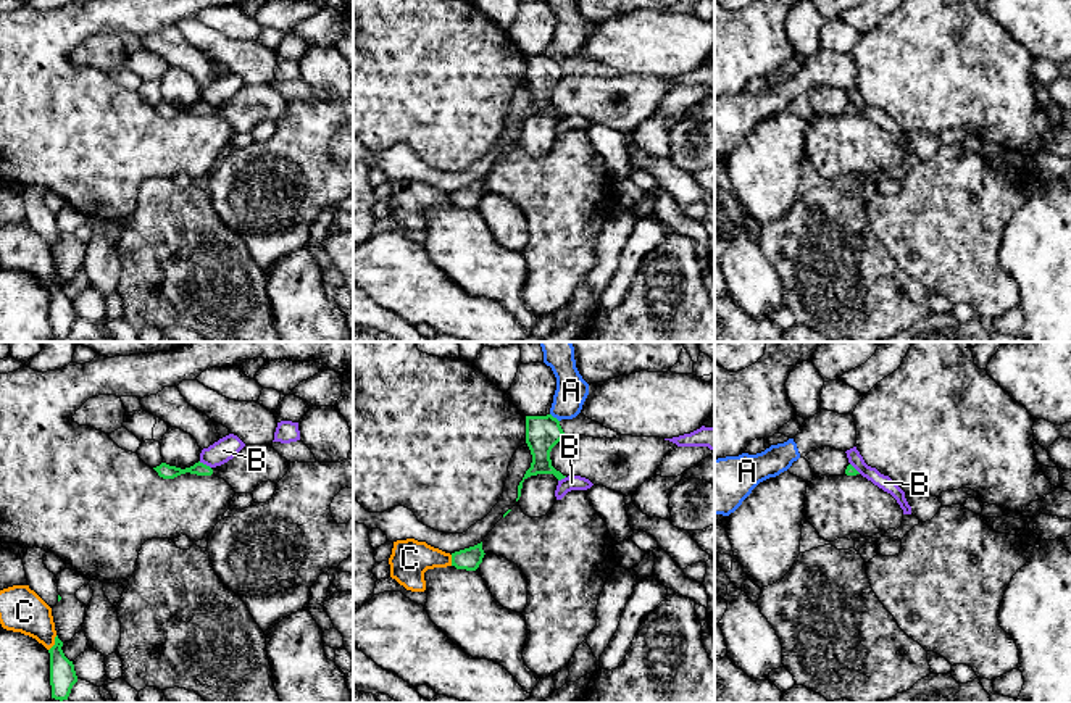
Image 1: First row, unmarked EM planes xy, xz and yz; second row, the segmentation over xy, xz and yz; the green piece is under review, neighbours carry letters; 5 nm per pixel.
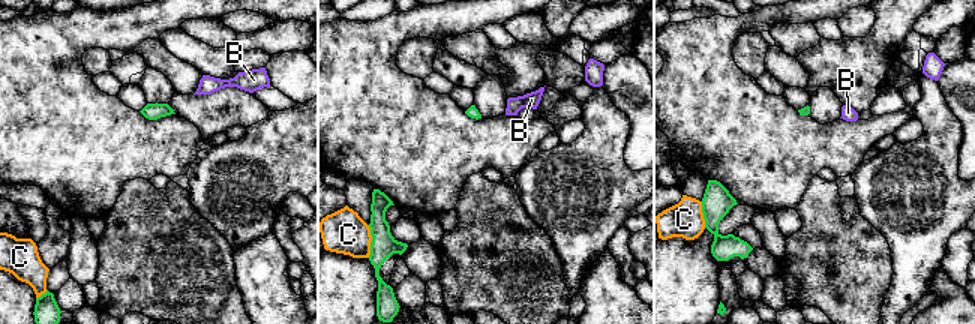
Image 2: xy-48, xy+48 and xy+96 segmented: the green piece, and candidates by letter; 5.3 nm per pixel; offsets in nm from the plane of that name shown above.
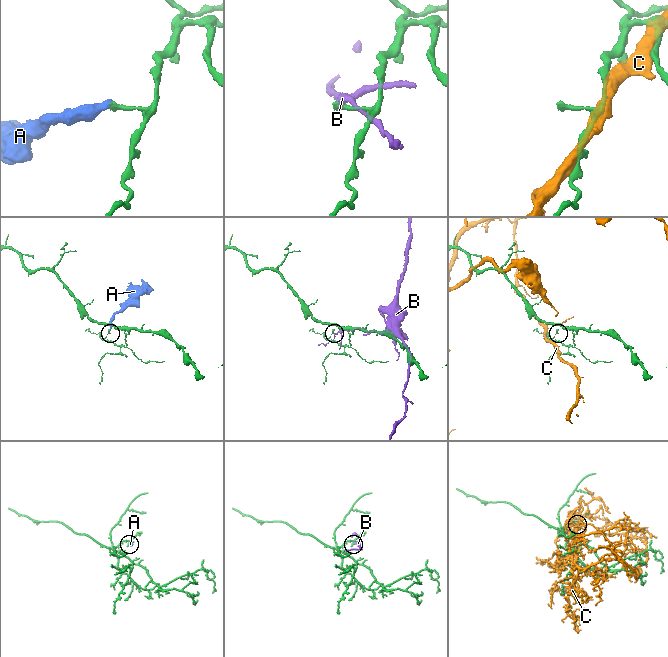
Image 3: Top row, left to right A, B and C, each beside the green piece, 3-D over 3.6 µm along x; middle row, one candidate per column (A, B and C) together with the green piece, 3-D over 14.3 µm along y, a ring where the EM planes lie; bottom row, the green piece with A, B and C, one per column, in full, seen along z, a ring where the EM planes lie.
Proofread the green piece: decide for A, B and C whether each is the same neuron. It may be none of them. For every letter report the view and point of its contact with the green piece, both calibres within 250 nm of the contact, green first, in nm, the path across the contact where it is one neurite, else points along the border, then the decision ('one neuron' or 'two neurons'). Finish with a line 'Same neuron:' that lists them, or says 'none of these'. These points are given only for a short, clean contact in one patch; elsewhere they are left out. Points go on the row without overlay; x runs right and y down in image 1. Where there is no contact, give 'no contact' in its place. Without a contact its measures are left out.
A: contact xz (555, 57); calibres 180 and 160 nm; border xz (550, 52), (558, 60); two neurons
B: contact xy (205, 103); calibres 70 and 120 nm; border xy (199, 100), (210, 107); two neurons
C: contact xy (55, 282); calibres 130 and 220 nm; two neurons
Same neuron: none of these

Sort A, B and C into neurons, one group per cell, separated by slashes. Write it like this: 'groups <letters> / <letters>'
groups A / B / C

